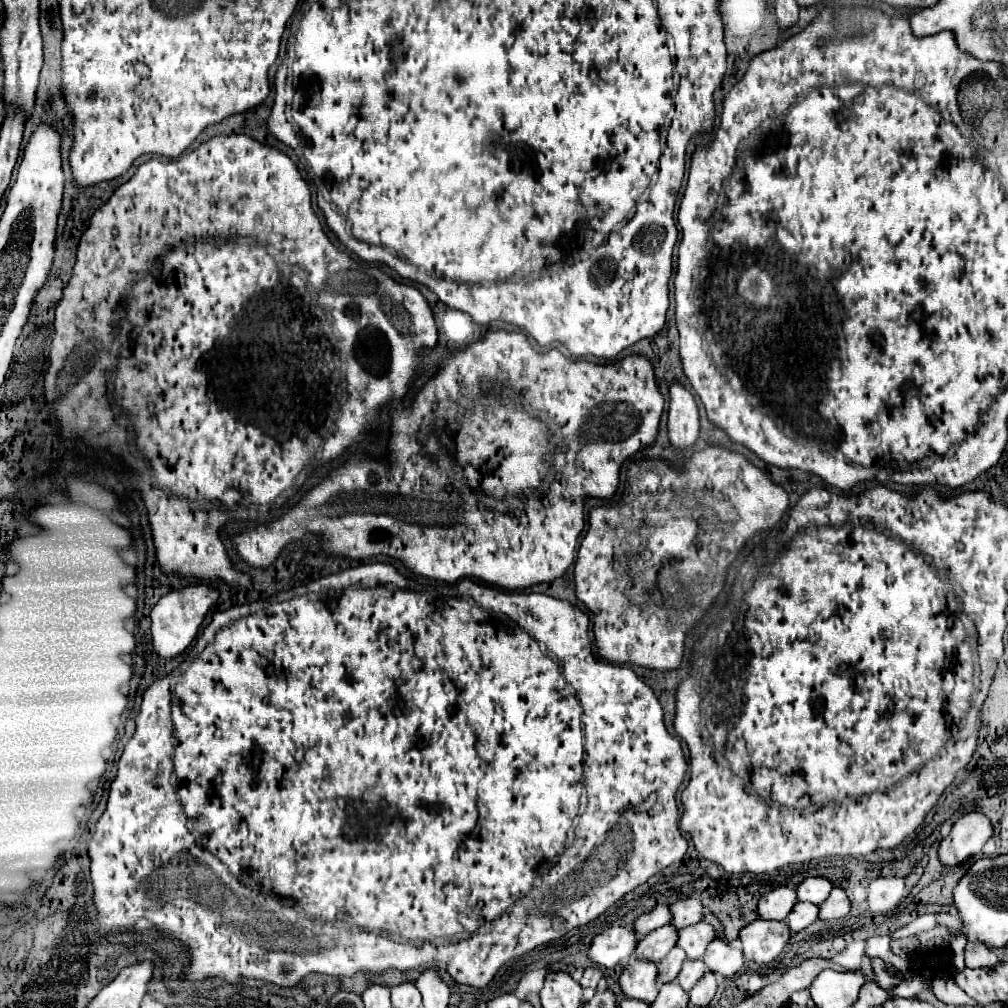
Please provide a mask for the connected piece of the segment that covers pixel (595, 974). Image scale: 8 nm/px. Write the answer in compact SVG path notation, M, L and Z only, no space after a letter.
M590 966L590 968L586 968L584 970L584 976L582 976L582 980L580 980L580 984L586 988L586 986L590 986L590 988L596 988L596 984L598 984L598 978L602 978L602 972L596 968L596 966Z

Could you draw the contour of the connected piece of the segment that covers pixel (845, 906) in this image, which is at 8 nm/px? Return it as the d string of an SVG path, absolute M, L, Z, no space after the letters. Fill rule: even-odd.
M832 888L830 896L820 904L820 920L844 918L850 912L850 900L842 888Z

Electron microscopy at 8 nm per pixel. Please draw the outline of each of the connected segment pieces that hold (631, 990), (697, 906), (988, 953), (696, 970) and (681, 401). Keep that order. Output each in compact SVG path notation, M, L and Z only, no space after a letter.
M630 956L630 964L624 968L618 982L626 998L652 1004L652 1000L658 996L656 974L658 974L658 968L654 962L638 960L636 956Z
M694 898L678 900L678 902L674 902L670 906L670 912L672 912L670 924L676 926L676 928L684 928L684 926L690 926L690 924L696 924L702 918L702 908L704 906Z
M966 944L964 954L966 954L966 966L970 966L970 968L980 968L980 966L990 968L998 962L996 954L990 948L986 948L984 944Z
M684 960L684 966L678 974L678 984L688 992L706 972L706 966L702 960Z
M670 384L670 412L668 412L668 436L674 448L690 448L698 440L698 406L694 396L680 384Z

